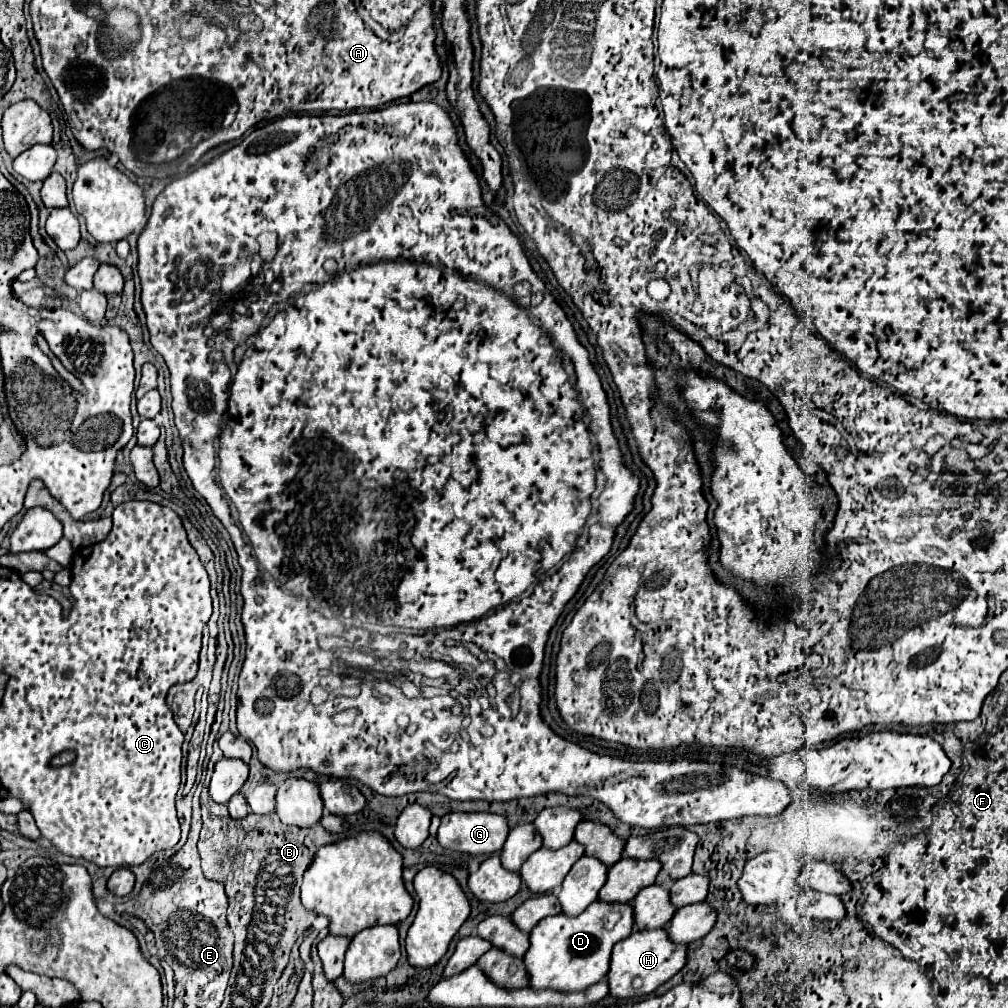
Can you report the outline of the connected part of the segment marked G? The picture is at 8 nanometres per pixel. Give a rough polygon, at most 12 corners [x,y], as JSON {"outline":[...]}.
{"outline":[[441,817],[441,847],[493,855],[507,839],[505,817]]}

